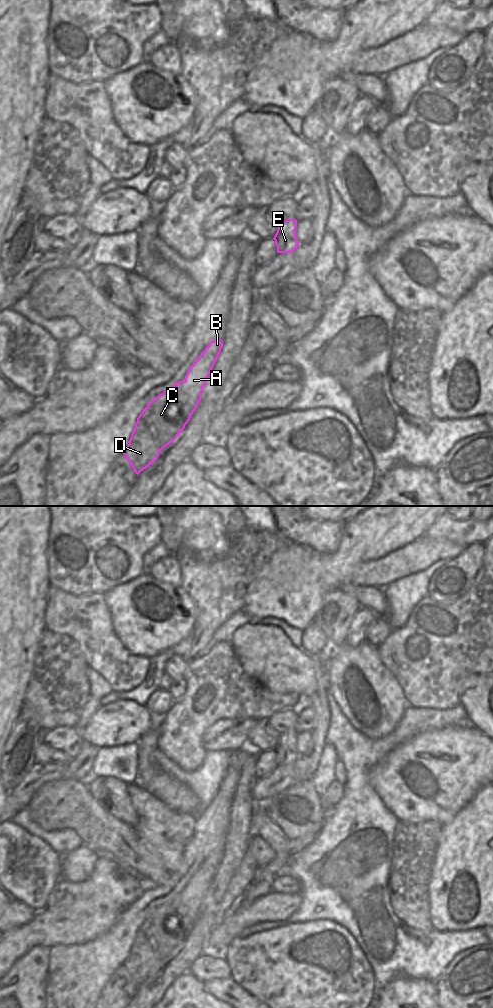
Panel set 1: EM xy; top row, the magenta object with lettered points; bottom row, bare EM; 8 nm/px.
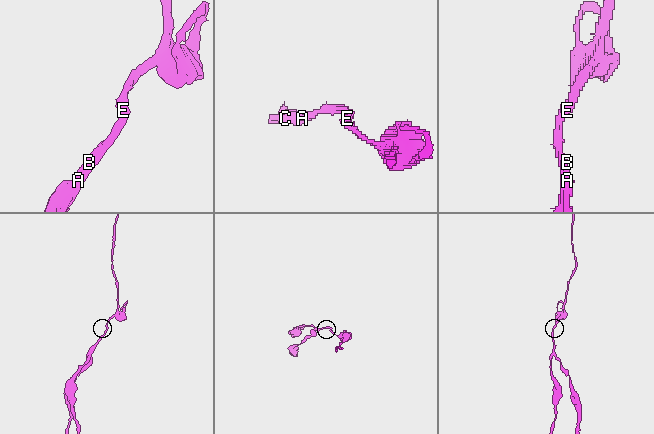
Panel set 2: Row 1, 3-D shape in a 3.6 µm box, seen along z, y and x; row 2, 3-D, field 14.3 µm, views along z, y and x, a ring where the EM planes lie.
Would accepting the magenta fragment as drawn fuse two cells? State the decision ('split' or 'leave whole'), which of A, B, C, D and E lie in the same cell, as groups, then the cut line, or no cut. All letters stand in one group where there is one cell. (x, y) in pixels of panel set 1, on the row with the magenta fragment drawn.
split; groups A B E / C D; cut xy (183, 381), (182, 395), (168, 405), (185, 424)

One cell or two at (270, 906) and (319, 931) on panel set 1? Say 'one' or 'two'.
two

